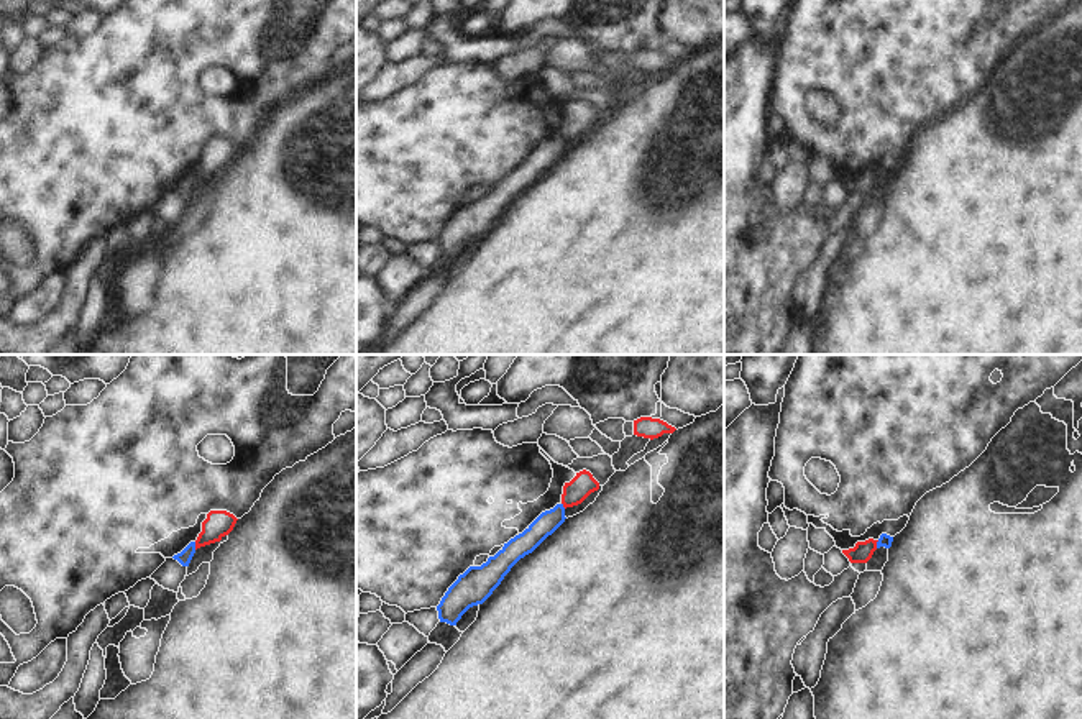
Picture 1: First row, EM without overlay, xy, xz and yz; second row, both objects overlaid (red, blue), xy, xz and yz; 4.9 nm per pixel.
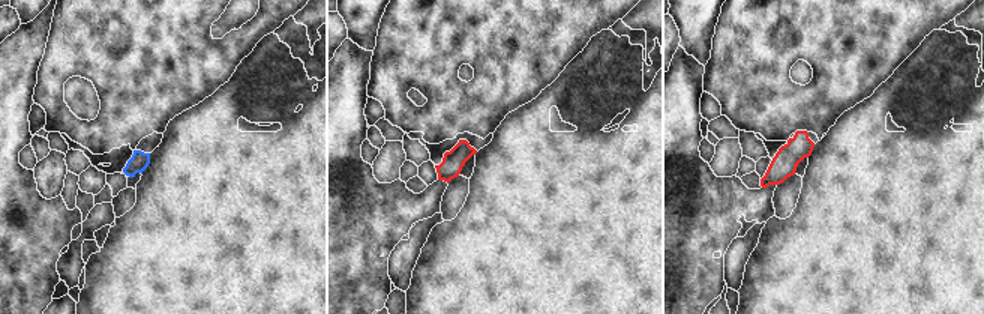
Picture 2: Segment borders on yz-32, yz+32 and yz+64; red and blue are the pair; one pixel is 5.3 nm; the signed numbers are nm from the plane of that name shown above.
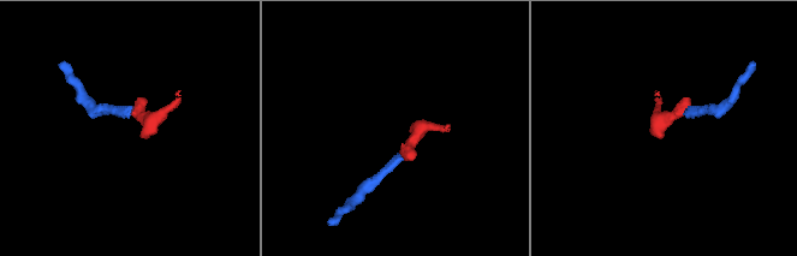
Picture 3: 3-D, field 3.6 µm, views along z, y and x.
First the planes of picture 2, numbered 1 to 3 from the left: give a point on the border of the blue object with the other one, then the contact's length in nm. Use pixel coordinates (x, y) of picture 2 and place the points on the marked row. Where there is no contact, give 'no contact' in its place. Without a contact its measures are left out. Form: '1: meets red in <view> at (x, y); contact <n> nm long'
1: no contact
2: no contact
3: no contact

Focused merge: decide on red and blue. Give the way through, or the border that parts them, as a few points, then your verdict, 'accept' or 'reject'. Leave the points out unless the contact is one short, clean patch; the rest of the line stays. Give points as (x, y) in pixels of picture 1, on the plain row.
border xy (194, 174), (196, 181); reject

